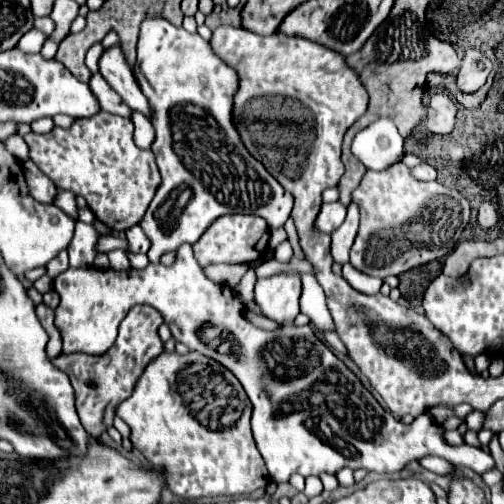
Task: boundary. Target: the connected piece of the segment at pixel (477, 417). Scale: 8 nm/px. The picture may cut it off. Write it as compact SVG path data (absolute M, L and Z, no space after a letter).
M471 411L467 417L465 417L465 421L467 421L467 427L471 429L471 431L475 431L475 433L479 433L481 429L483 429L483 421L485 421L485 413L483 411Z

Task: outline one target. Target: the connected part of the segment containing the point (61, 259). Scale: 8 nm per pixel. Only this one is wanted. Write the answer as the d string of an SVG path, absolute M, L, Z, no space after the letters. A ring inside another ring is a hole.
M61 251L55 259L51 259L49 263L47 263L47 275L51 277L51 279L55 279L57 275L61 275L63 271L67 271L69 269L69 259L67 259L67 251Z

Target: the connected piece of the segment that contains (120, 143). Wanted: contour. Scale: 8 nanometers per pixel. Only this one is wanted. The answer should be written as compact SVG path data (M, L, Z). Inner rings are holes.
M101 111L93 119L75 119L69 129L53 127L45 135L31 131L23 139L29 145L31 161L59 189L85 197L95 217L111 231L127 231L143 219L159 187L159 171L155 155L133 143L131 119Z

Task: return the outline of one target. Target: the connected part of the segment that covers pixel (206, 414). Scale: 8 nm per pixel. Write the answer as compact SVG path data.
M191 351L187 355L163 353L153 359L153 363L145 369L145 375L137 381L133 395L117 409L117 415L131 427L133 447L137 447L147 461L167 471L167 487L181 499L191 501L217 495L249 495L255 489L265 489L269 483L267 467L251 433L251 409L249 397L227 367Z

